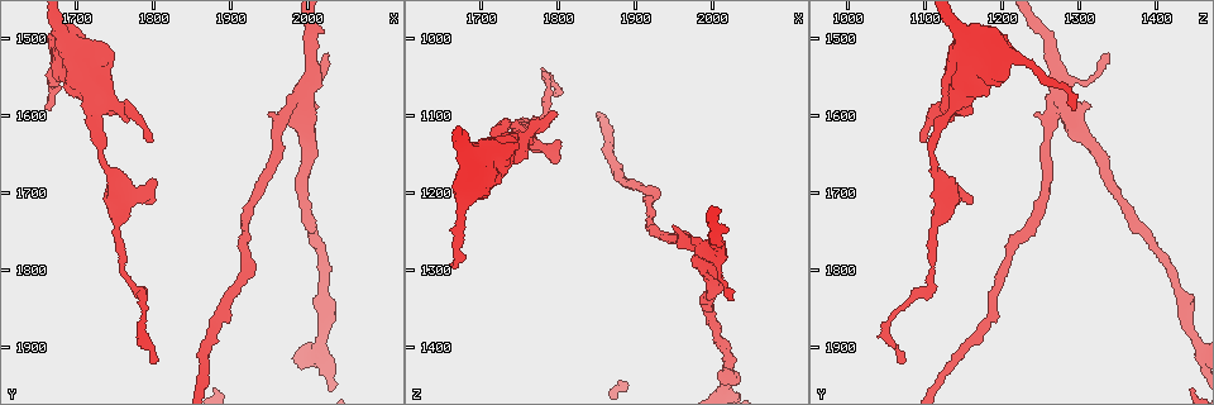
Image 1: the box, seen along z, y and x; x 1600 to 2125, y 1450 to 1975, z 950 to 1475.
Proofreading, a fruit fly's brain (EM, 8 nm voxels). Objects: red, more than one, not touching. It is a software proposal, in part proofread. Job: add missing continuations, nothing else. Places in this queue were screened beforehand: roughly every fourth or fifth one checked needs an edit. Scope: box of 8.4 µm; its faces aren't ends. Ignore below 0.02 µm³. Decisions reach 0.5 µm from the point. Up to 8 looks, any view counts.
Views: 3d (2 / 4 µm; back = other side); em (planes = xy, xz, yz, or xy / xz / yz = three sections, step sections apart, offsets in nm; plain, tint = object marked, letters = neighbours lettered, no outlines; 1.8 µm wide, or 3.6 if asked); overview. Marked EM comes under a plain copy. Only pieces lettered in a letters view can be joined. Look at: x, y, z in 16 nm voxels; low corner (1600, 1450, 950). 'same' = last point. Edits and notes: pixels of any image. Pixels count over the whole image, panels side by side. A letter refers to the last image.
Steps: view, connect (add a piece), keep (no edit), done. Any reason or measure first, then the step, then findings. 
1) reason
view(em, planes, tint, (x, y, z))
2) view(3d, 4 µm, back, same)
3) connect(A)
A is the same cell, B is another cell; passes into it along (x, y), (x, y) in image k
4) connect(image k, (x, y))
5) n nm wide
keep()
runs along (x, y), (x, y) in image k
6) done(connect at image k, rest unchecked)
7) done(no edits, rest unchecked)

thin end
view(3d, 2 µm, (1795, 1920, 1070))

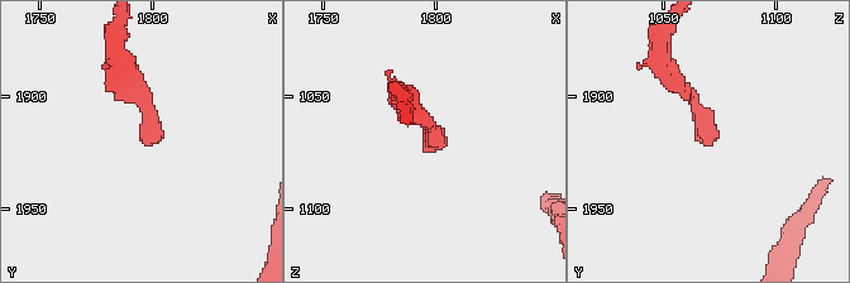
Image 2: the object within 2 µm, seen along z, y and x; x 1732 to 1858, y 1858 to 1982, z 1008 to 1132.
view(em, planes, letters, (1797, 1920, 1073))

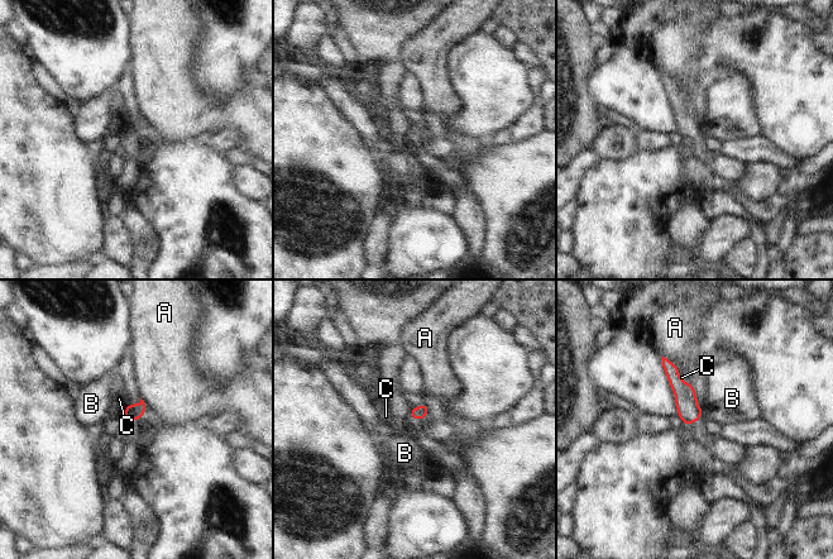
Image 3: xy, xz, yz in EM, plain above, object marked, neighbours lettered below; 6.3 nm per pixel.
keep()
A, B and C are other cells; runs along (665, 362), (684, 392), (688, 421) in image 3; no lettered piece goes on from it

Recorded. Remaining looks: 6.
view(3d, 4 µm, (1795, 1635, 1095))

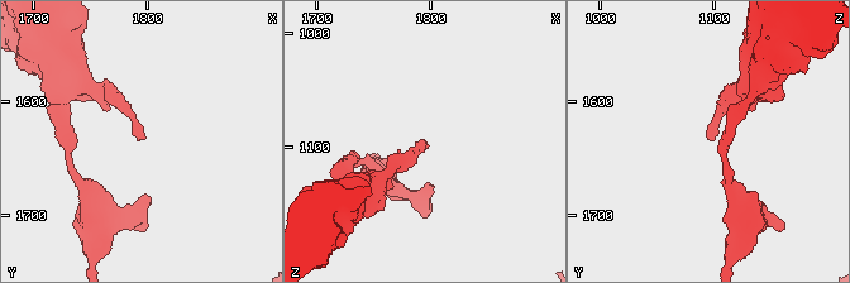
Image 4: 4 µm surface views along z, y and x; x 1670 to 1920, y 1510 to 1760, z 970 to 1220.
view(em, planes, letters, (1796, 1634, 1094))

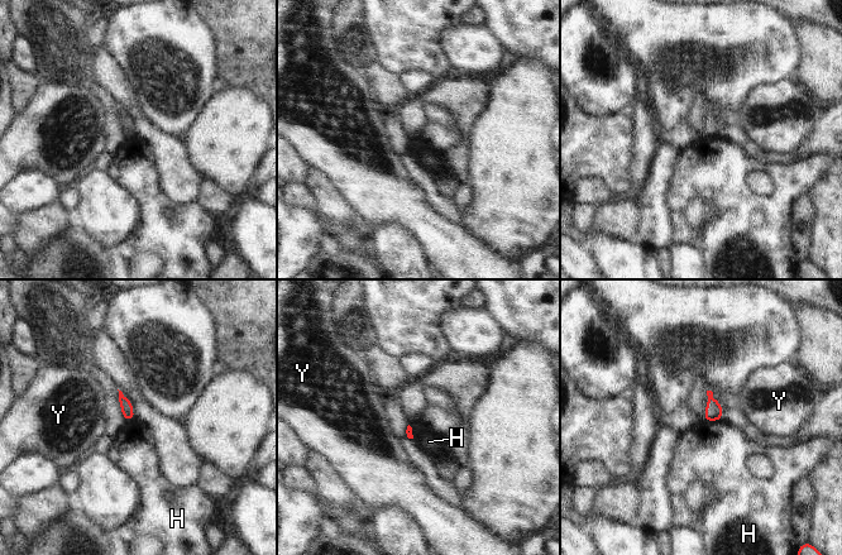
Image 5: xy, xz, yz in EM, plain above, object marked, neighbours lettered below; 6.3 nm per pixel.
H touches over 120 nm
keep()
H and Y are other cells; none of them fits

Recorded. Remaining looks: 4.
tapers out
view(em, planes, letters, (2025, 1520, 1340))

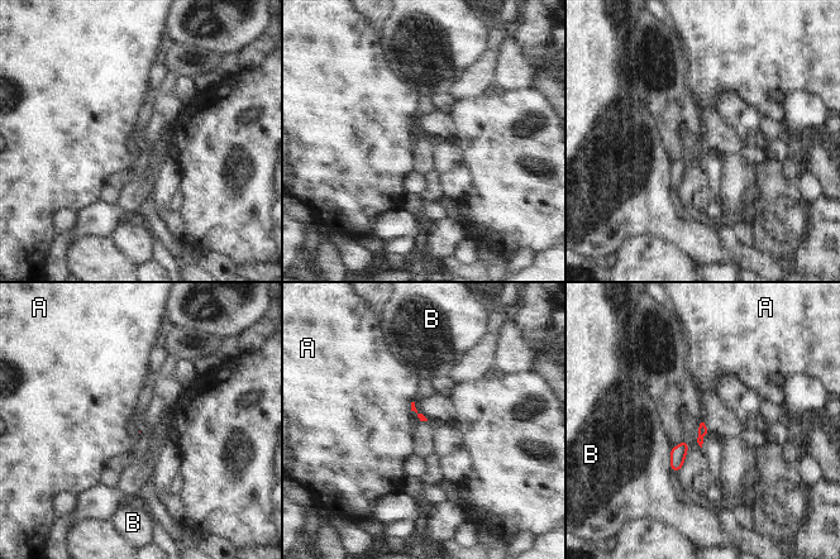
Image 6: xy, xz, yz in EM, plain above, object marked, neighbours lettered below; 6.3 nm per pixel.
keep()
A and B are other cells; no lettered piece goes on from it

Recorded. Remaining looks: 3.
done(no edits, rest unchecked)

